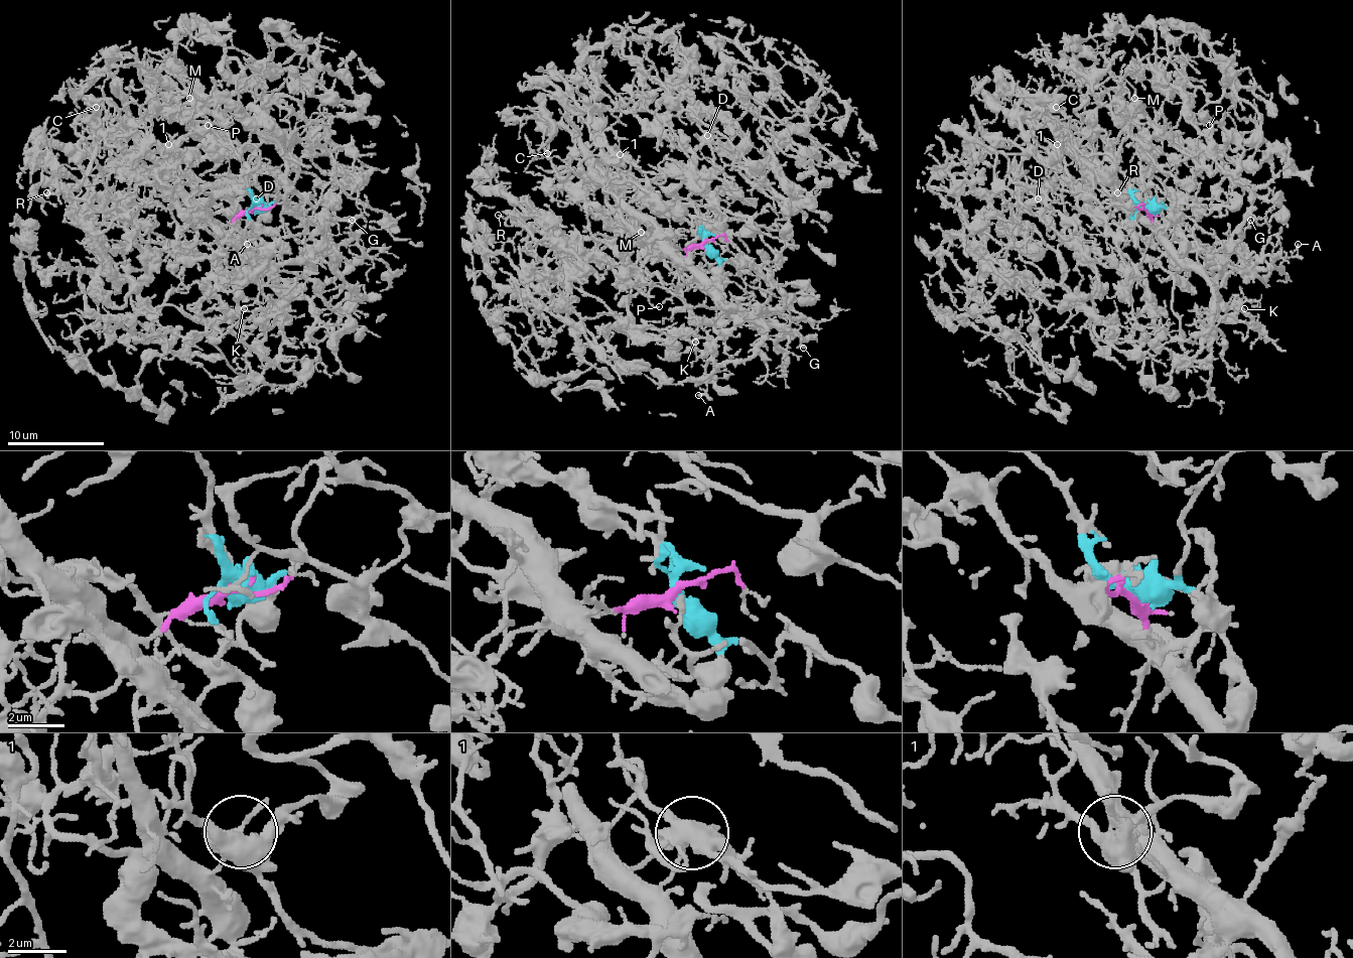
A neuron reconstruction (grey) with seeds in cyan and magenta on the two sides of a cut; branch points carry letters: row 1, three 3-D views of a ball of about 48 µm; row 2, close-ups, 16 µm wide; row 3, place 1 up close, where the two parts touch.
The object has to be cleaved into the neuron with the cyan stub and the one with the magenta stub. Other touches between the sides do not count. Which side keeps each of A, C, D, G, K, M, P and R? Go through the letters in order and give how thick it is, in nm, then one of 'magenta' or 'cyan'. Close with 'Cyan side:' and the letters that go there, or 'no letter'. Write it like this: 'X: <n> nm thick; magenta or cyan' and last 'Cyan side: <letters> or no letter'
A: 220 nm thick; magenta
C: 110 nm thick; cyan
D: 140 nm thick; cyan
G: 110 nm thick; magenta
K: 140 nm thick; magenta
M: 150 nm thick; cyan
P: 160 nm thick; cyan
R: 110 nm thick; cyan
Cyan side: C, D, M, P, R

